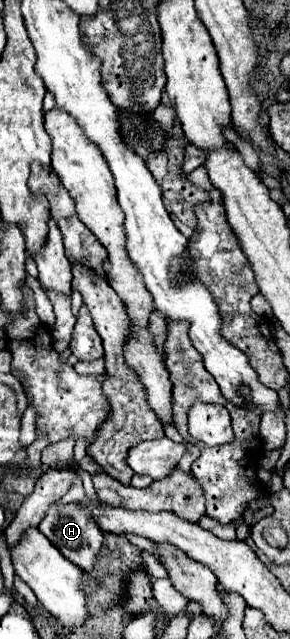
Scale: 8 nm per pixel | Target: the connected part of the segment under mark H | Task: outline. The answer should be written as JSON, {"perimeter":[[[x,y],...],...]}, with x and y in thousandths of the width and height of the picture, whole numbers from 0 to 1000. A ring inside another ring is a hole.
{"perimeter":[[[255,786],[248,789],[186,789],[159,801],[159,808],[131,826],[241,879],[255,879],[283,892],[317,892],[359,839],[352,839],[352,829],[338,826],[338,820],[324,817],[324,811],[310,811],[310,804],[297,804],[297,798],[283,798],[283,792],[269,792]]]}

